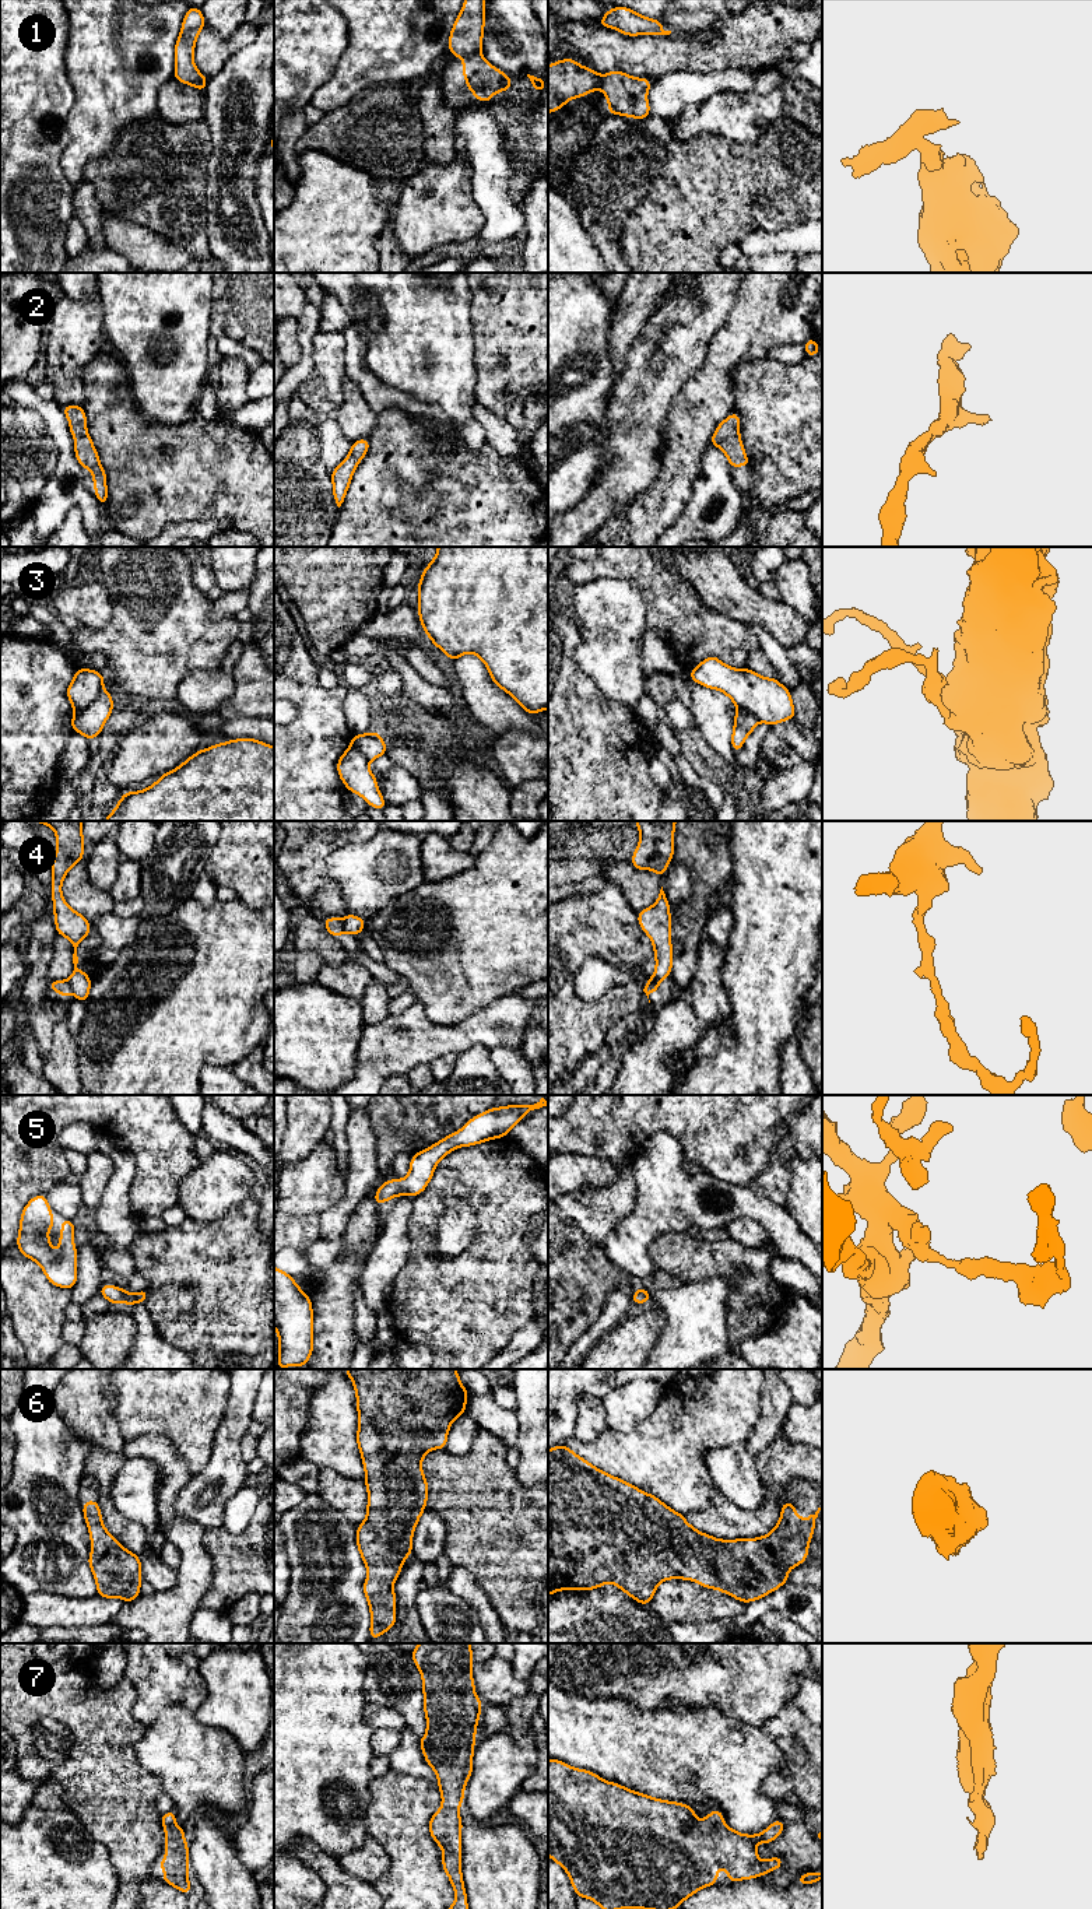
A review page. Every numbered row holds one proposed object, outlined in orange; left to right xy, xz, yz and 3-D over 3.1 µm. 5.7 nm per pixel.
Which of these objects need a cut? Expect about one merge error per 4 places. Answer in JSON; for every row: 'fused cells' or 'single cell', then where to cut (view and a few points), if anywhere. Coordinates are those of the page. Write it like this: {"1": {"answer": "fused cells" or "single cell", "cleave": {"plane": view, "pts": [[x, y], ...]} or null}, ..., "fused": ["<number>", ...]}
{"1": {"answer": "fused cells", "cleave": {"plane": "xz", "pts": [[480, 51], [463, 58]]}}, "2": {"answer": "single cell", "cleave": null}, "3": {"answer": "fused cells", "cleave": {"plane": "xy", "pts": [[102, 688], [85, 708], [76, 713]]}}, "4": {"answer": "fused cells", "cleave": {"plane": "yz", "pts": [[659, 981], [646, 986]]}}, "5": {"answer": "single cell", "cleave": null}, "6": {"answer": "single cell", "cleave": null}, "7": {"answer": "single cell", "cleave": null}, "fused": ["1", "3", "4"]}

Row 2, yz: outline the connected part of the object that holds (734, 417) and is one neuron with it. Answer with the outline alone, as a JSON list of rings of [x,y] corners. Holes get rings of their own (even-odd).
[[[731,413],[717,425],[713,436],[710,438],[710,443],[717,446],[727,456],[731,469],[751,466],[740,438],[738,413]]]

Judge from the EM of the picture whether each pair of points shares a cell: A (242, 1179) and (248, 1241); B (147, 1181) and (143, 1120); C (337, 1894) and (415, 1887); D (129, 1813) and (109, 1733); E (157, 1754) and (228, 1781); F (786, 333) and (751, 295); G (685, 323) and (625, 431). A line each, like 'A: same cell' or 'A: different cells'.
A: different cells
B: same cell
C: different cells
D: same cell
E: same cell
F: same cell
G: same cell

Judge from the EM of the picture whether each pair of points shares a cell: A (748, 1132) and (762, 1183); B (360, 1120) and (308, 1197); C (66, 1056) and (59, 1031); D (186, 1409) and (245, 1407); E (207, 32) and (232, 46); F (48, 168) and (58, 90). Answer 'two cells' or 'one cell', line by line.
A: two cells
B: two cells
C: one cell
D: two cells
E: one cell
F: one cell

